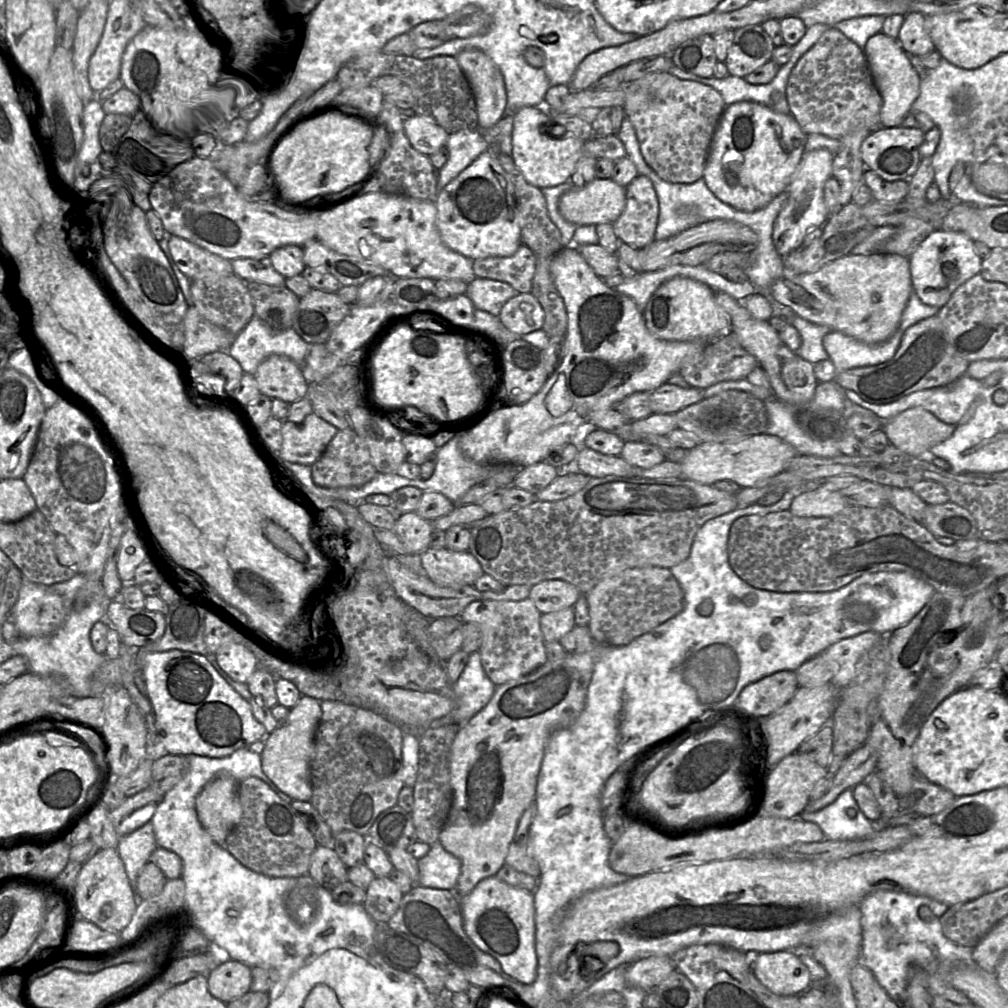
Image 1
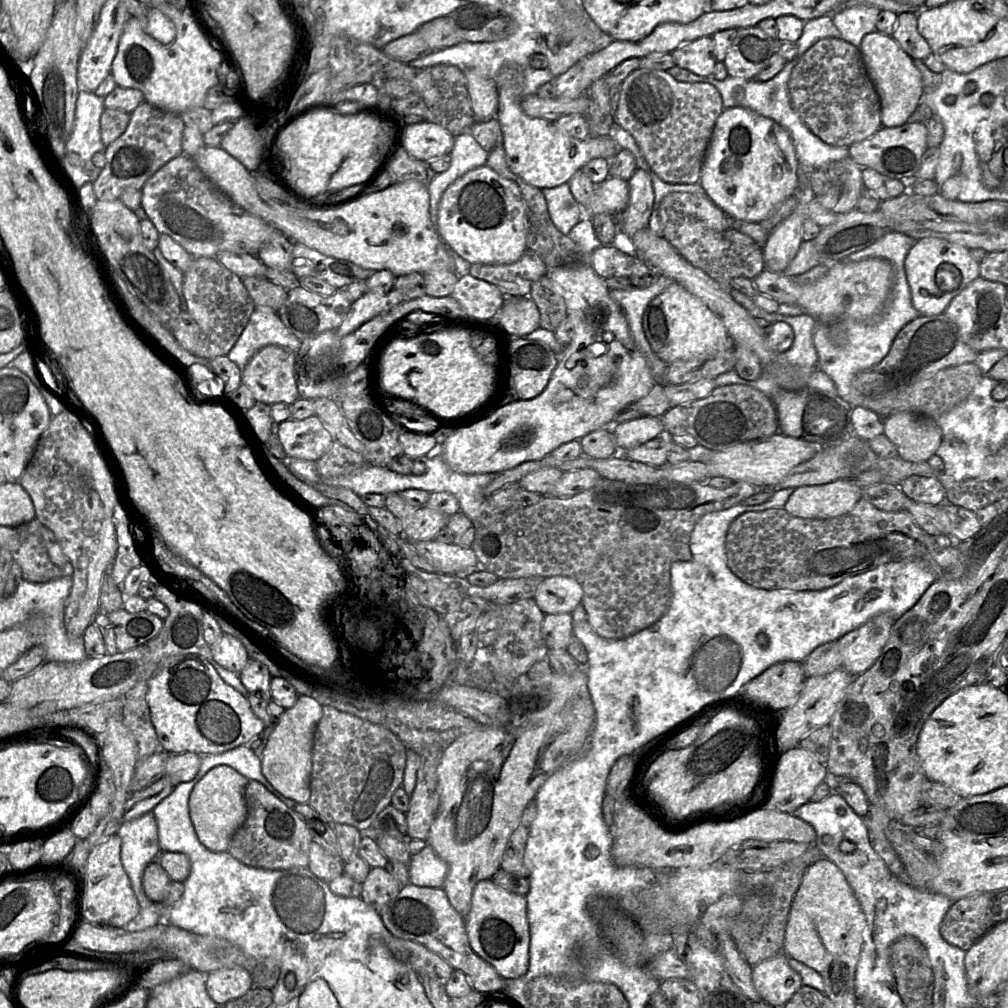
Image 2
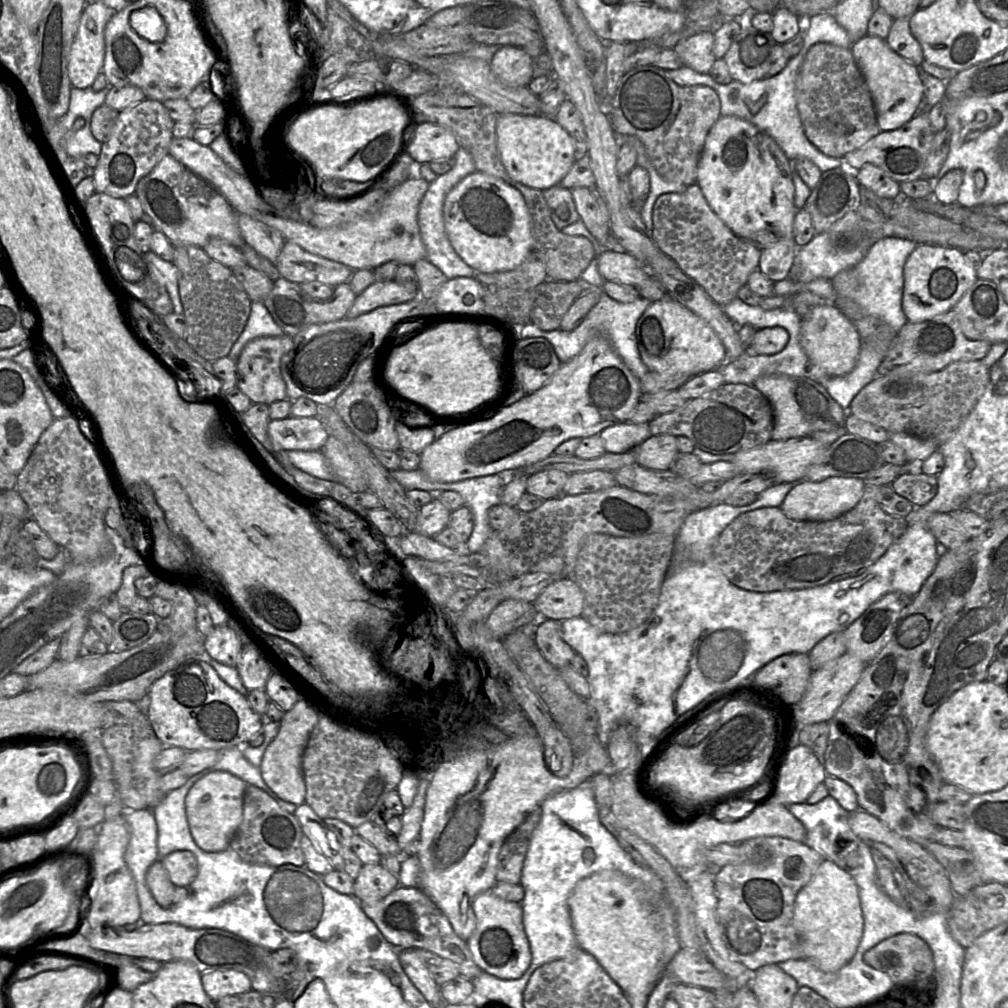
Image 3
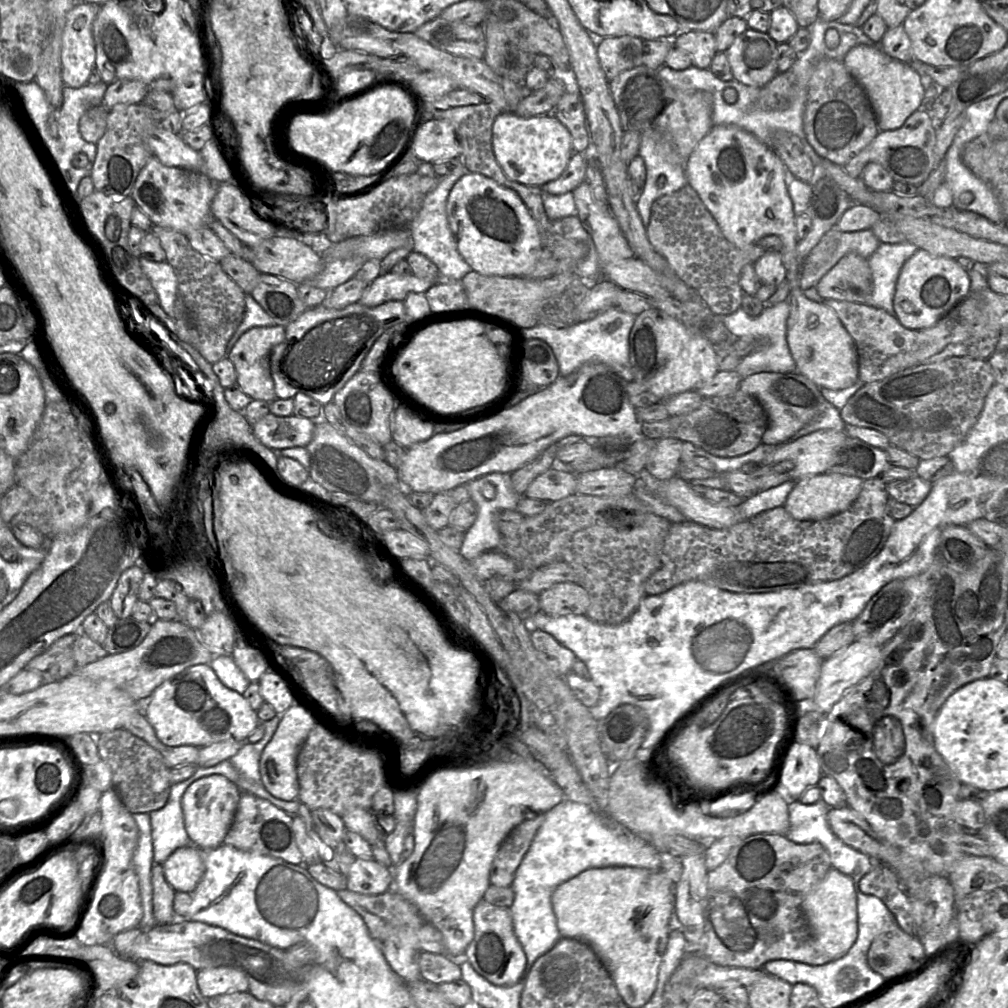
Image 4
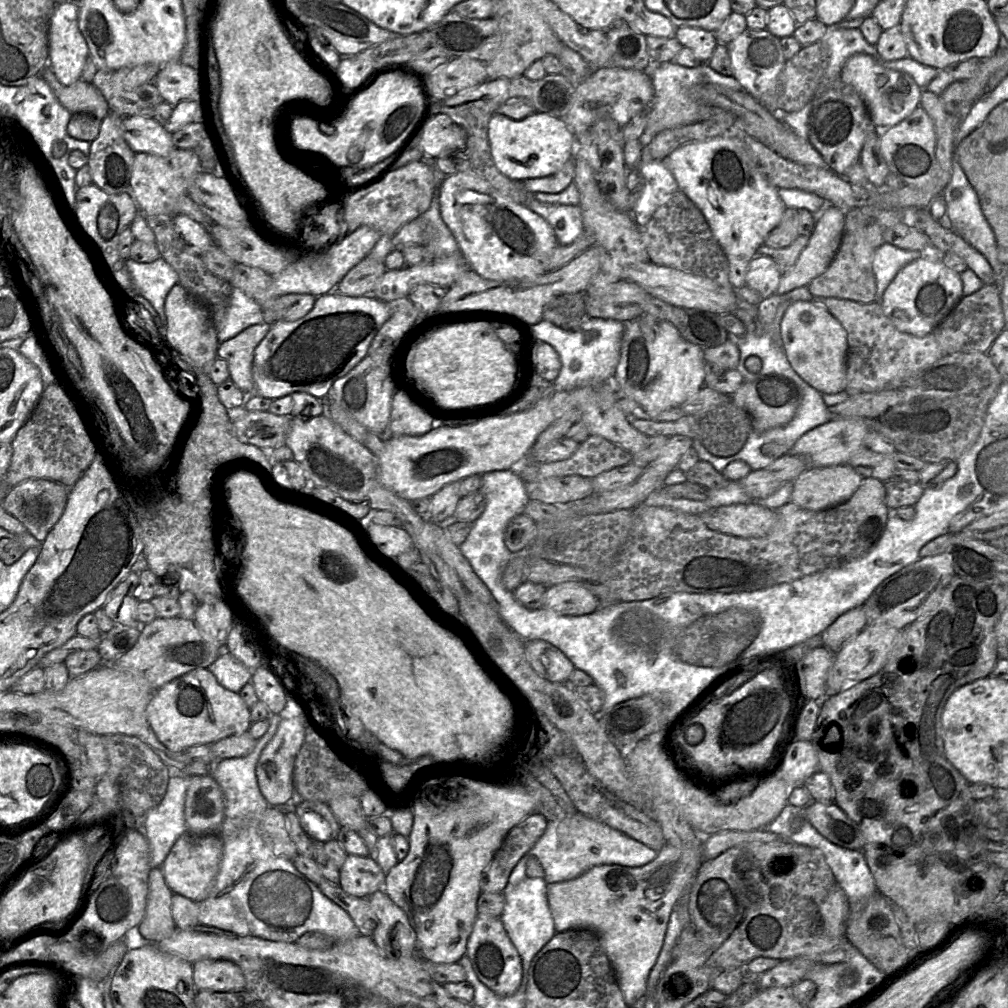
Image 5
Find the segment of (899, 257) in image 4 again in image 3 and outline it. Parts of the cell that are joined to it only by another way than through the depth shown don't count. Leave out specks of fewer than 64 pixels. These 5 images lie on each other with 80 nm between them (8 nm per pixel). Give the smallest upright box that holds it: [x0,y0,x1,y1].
[834,237,917,331]

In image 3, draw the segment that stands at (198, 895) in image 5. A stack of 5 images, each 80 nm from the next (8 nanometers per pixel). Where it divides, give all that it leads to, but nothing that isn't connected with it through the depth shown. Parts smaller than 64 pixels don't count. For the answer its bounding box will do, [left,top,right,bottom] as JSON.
[161,850,198,887]

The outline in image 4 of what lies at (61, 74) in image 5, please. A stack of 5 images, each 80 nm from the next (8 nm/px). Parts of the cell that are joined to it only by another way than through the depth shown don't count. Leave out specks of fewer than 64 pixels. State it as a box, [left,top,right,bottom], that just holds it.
[61,3,100,88]

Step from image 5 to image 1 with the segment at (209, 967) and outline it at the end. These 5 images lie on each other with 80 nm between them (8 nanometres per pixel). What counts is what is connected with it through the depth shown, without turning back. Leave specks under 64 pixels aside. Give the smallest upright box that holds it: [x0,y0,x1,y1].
[208,961,251,1003]

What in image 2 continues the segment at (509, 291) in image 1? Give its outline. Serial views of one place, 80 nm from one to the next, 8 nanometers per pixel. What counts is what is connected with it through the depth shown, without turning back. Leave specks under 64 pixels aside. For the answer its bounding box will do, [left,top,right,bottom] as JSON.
[451,273,507,320]

